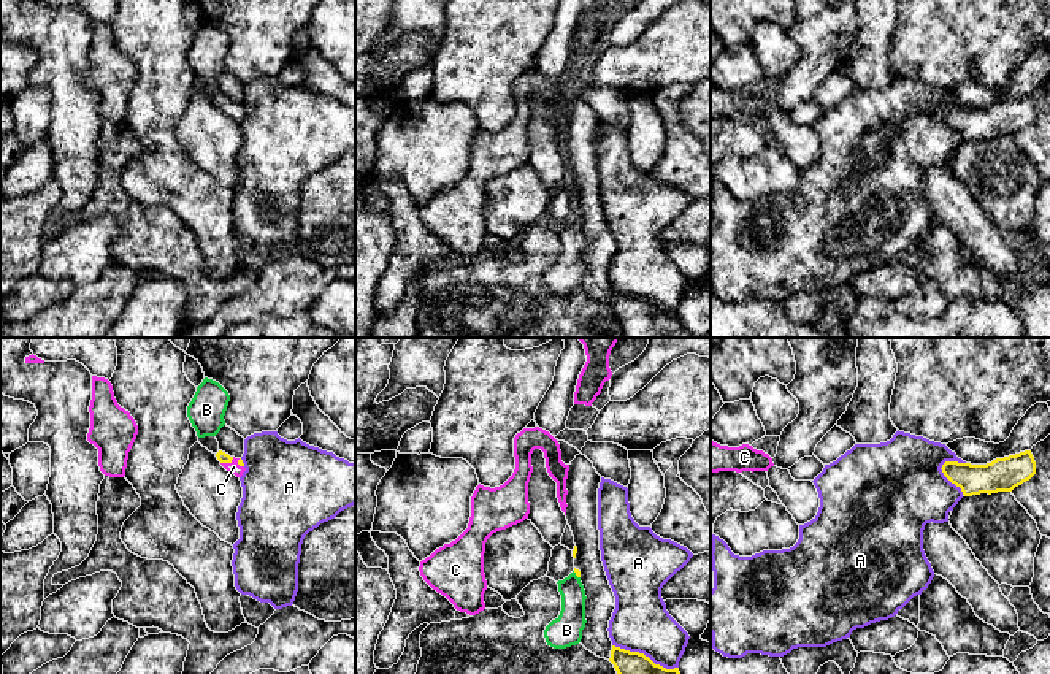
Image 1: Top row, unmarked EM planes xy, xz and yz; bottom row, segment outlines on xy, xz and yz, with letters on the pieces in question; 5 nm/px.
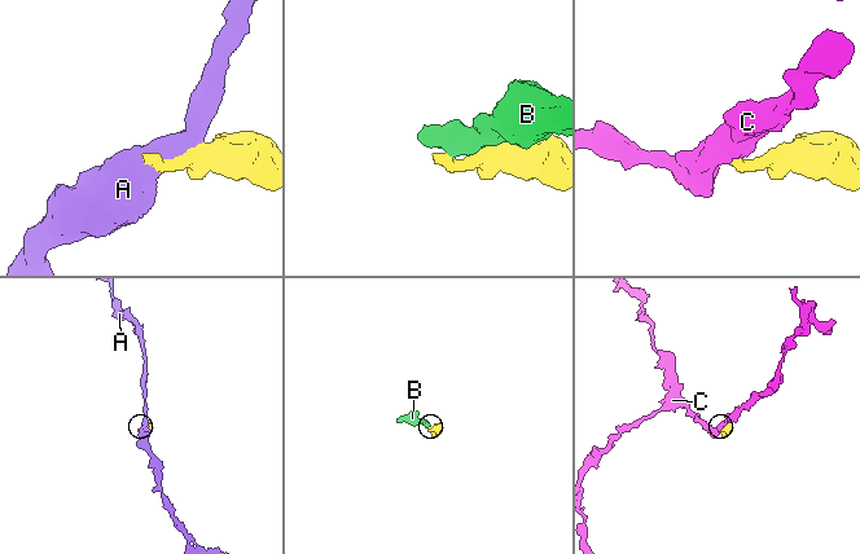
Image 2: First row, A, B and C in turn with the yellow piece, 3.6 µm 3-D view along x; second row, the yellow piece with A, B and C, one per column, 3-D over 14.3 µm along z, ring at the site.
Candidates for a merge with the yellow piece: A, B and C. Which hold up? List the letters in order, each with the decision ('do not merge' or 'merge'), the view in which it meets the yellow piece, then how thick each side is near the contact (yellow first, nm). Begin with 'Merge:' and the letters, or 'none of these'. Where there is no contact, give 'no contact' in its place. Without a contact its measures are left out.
Merge: C
A: do not merge | xz | 280/300 nm
B: do not merge | xz | 30/140 nm
C: merge | xy | 60/60 nm

